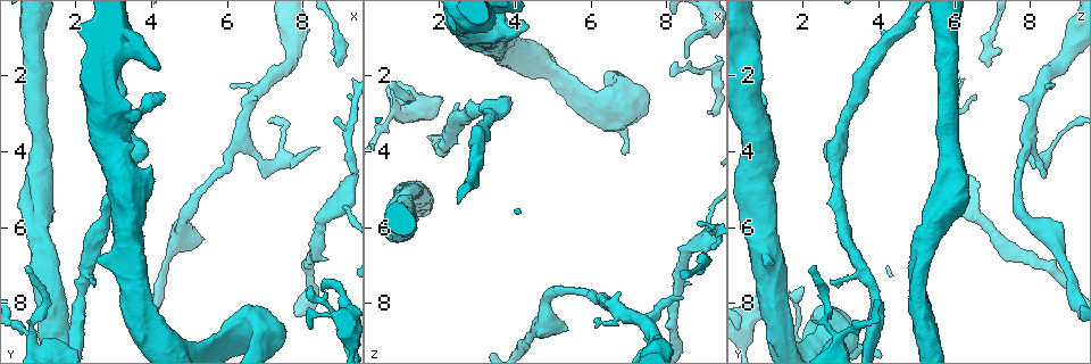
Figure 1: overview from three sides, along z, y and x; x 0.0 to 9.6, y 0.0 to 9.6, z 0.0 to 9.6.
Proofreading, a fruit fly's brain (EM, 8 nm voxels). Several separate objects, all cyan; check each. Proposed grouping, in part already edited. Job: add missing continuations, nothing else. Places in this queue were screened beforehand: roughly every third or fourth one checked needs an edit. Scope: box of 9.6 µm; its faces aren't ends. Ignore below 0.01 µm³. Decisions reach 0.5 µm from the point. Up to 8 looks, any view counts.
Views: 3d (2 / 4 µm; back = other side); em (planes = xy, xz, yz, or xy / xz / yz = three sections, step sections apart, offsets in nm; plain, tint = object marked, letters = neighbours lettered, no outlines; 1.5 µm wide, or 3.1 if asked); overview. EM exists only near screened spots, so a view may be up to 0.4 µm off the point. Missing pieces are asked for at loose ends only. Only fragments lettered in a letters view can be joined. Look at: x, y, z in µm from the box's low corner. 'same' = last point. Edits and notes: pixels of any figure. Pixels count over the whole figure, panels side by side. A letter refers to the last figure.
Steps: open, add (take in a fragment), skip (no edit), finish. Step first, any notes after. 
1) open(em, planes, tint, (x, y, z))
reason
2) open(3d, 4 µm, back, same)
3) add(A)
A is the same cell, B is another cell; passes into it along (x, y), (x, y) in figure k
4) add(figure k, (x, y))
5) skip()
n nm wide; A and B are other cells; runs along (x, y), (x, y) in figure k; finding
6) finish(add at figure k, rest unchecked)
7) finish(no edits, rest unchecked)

open(em, xy, step 4, letters, (9.15, 2.60, 6.45))
branch stops here

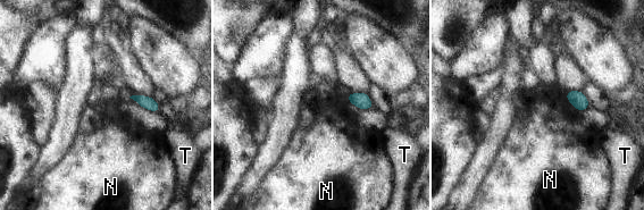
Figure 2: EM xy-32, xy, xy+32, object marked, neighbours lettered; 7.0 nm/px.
skip()
N touches over 170 nm; N and T are other cells; border along (565, 92), (566, 99), (577, 111) in figure 2; no lettered fragment goes on from it

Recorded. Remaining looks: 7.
open(em, planes, letters, (8.35, 3.90, 7.85))
free end

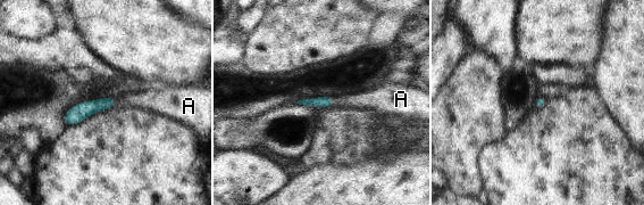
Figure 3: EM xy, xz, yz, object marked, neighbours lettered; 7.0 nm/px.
add(A)
A is the same cell; passes into it along (80, 112), (114, 103), (149, 99) in figure 3; it goes on there

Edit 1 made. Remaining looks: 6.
open(overview)

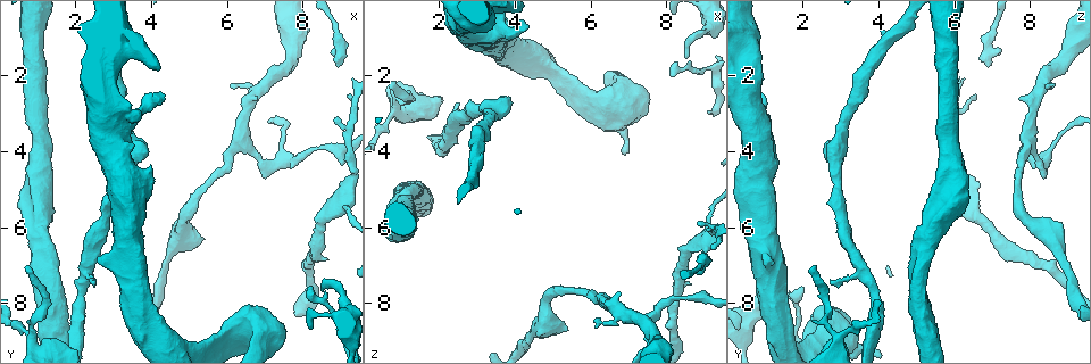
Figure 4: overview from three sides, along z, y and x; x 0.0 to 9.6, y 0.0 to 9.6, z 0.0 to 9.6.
open(em, planes, letters, (0.70, 7.05, 2.30))
an open end

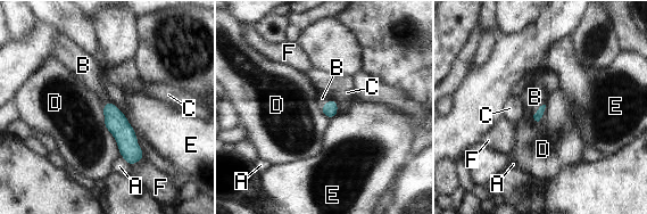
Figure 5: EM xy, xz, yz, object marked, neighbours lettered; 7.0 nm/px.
add(B)
B is the same cell, A, C, D, E and F are other cells; passes into it along (538, 115), (539, 108), (534, 97) in figure 5; the neuron continues

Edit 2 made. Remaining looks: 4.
finish(add at figure 3, add at figure 5, rest unchecked)

